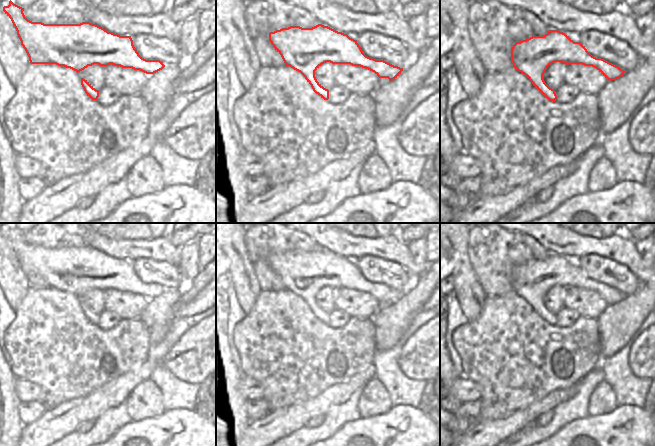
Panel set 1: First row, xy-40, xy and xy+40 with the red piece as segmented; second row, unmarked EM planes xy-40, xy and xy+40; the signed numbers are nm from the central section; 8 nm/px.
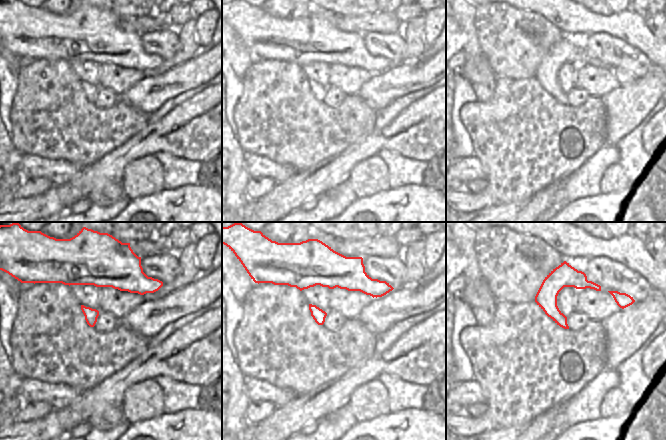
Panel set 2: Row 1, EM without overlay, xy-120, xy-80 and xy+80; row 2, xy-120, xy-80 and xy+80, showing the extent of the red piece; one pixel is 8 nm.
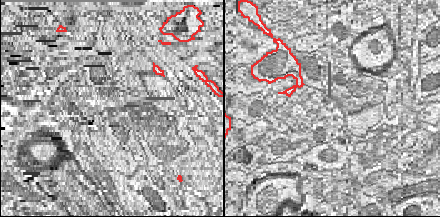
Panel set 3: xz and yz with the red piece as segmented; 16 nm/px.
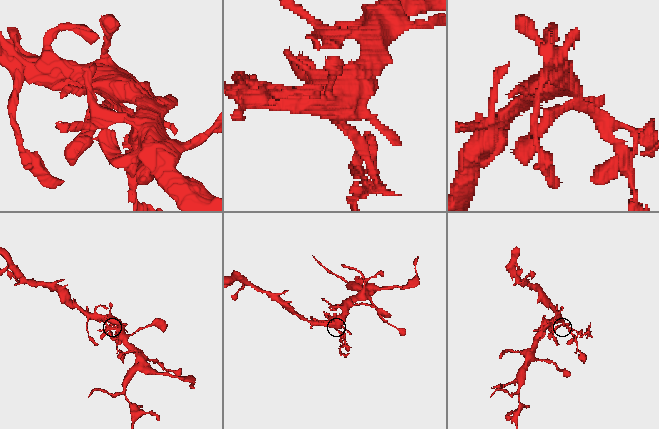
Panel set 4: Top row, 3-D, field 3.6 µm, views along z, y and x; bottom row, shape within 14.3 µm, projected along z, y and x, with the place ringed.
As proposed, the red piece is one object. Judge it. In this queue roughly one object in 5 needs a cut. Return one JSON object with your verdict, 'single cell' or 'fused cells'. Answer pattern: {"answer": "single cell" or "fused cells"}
{"answer": "single cell"}

